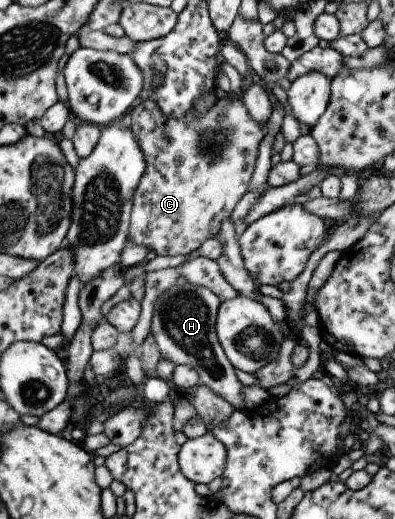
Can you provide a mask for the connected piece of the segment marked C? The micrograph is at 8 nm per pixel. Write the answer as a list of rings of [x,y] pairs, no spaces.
[[[214,91],[216,97],[210,109],[198,112],[192,107],[179,118],[165,116],[153,98],[145,98],[130,113],[130,131],[145,159],[145,168],[132,196],[128,243],[150,249],[151,256],[188,255],[207,239],[214,238],[222,222],[228,220],[236,203],[248,191],[254,171],[258,145],[266,137],[267,128],[252,116],[238,93]]]

